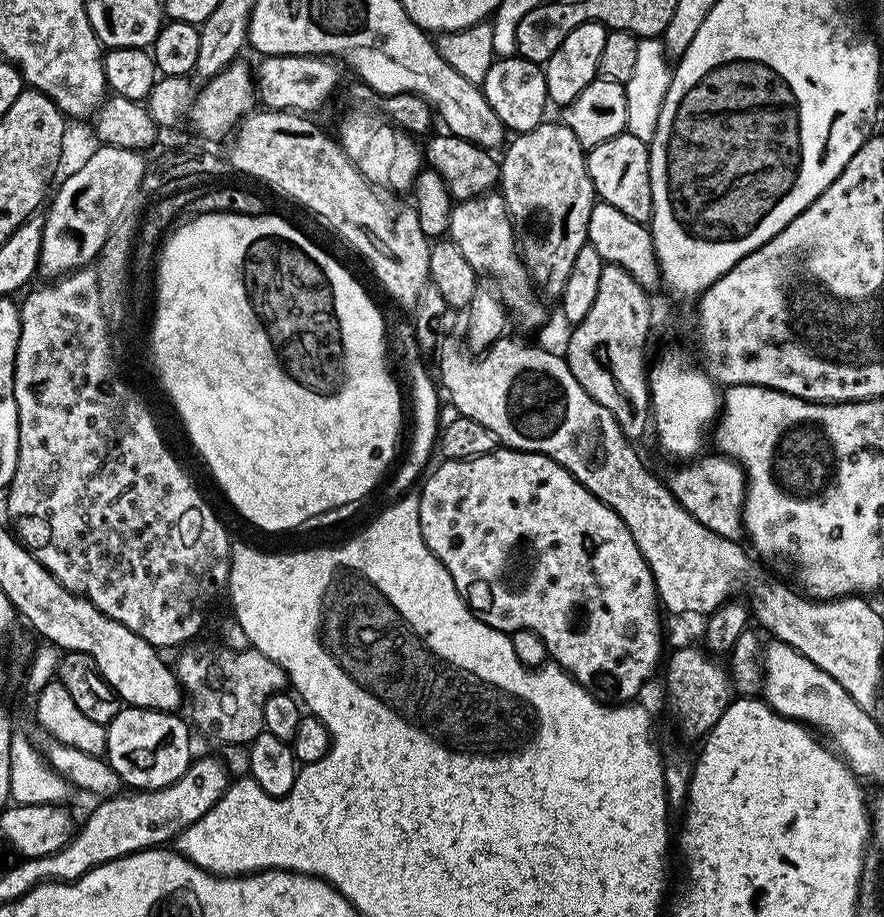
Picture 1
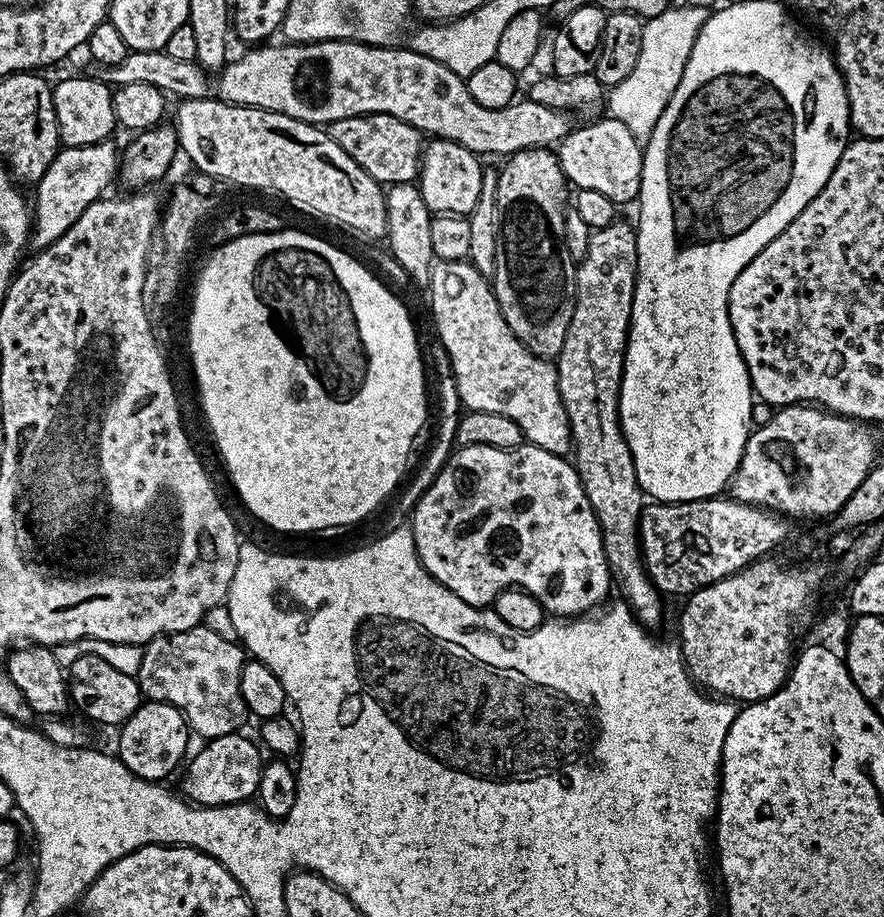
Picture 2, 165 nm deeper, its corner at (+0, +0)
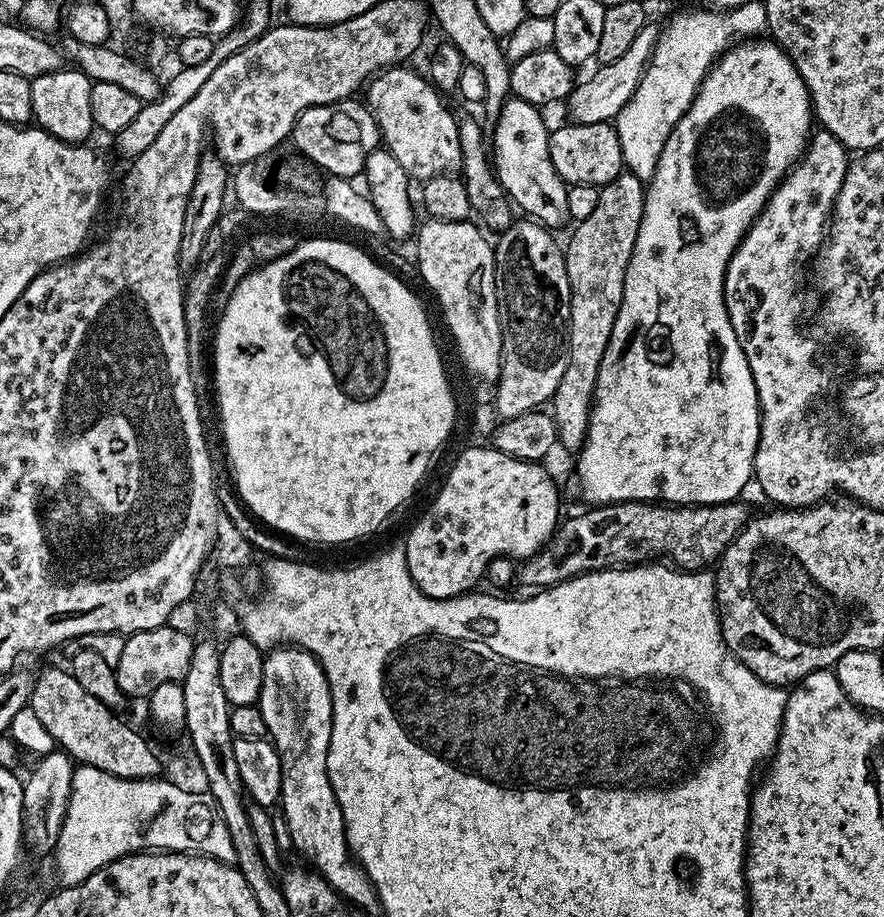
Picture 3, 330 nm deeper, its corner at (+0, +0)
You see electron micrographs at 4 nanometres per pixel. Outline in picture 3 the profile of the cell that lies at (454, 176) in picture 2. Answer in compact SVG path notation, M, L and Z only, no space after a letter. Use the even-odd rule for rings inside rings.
M393 66L376 73L367 85L366 103L371 108L374 118L380 127L380 138L383 147L387 148L408 172L409 177L423 182L435 176L447 176L455 173L462 162L462 146L458 146L458 120L450 109L444 105L445 97L423 75L411 72L408 66Z

